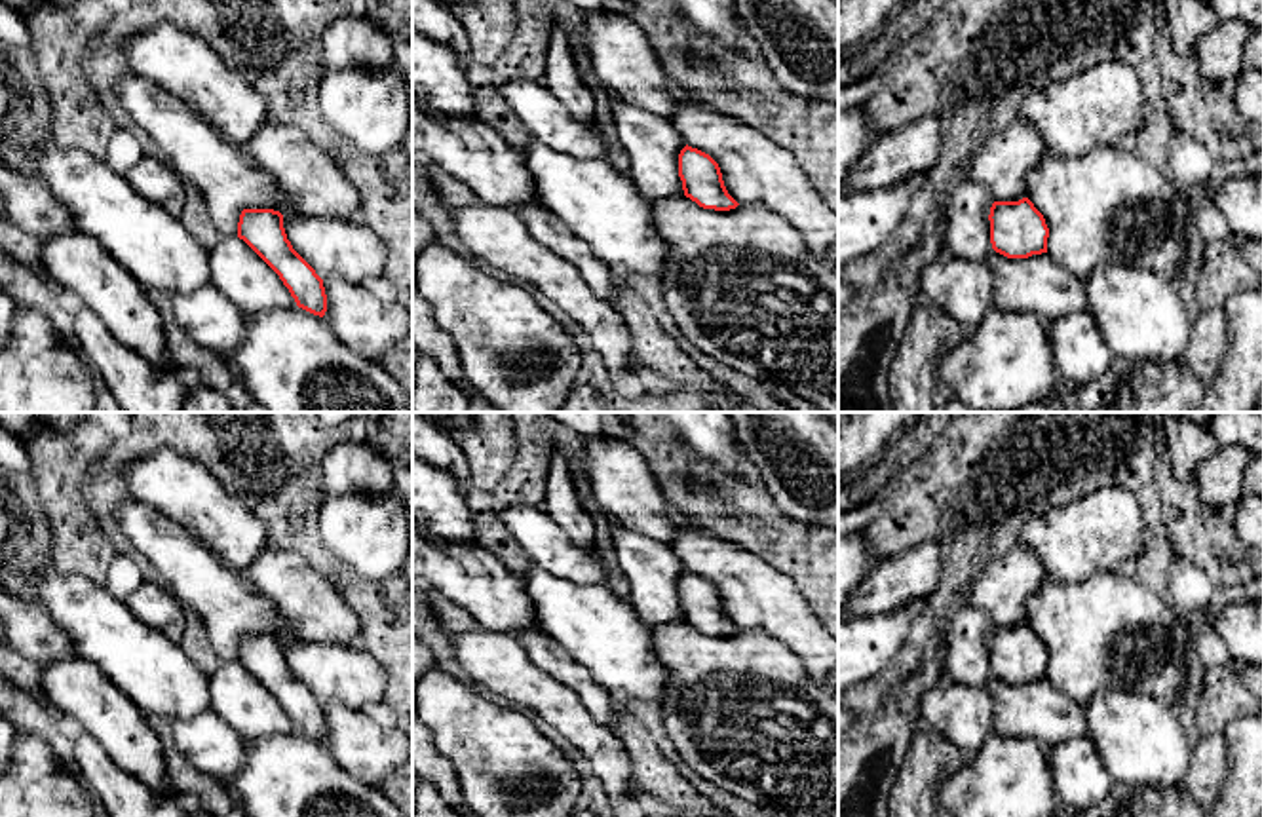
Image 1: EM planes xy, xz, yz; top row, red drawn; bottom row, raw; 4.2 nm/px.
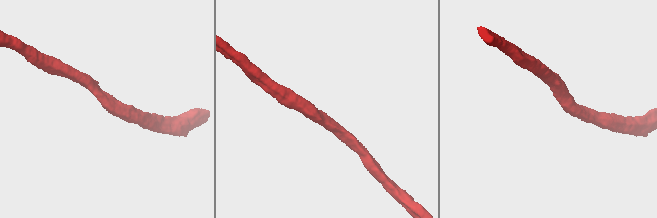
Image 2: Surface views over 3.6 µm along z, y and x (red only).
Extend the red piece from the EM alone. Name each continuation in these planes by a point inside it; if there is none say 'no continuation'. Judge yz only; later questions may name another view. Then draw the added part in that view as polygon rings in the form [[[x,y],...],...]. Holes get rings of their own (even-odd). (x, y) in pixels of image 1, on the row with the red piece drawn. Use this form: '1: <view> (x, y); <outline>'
1: yz (1110, 206); [[[1100,144],[1080,158],[1047,152],[1026,175],[1026,198],[1049,228],[1047,255],[1080,281],[1100,264],[1142,268],[1173,281],[1186,268],[1182,215],[1194,192],[1175,186],[1171,177],[1138,154]]]

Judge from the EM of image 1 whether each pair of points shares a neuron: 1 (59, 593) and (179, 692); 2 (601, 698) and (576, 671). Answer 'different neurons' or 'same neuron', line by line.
1: same neuron
2: same neuron

